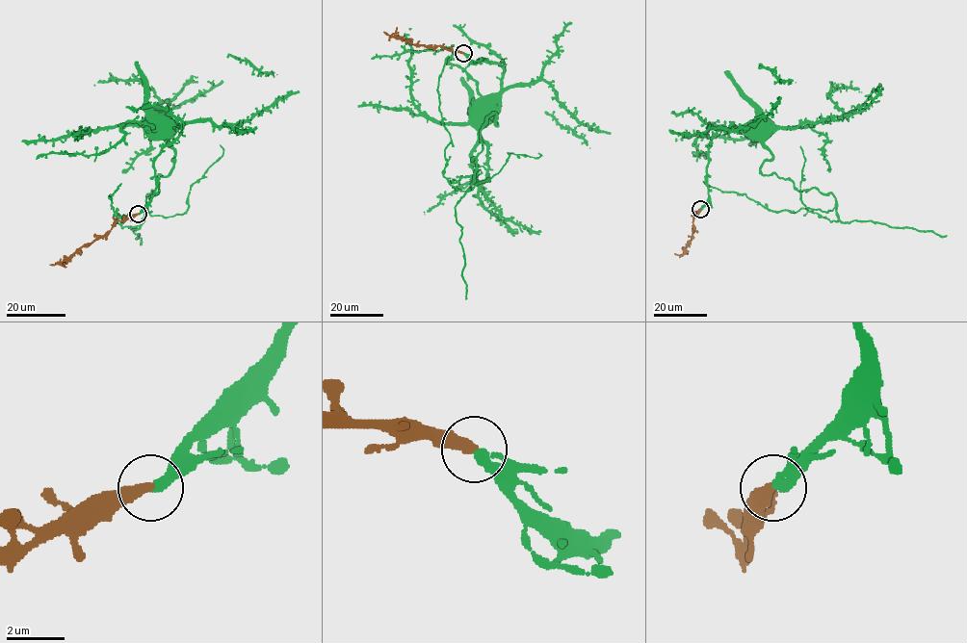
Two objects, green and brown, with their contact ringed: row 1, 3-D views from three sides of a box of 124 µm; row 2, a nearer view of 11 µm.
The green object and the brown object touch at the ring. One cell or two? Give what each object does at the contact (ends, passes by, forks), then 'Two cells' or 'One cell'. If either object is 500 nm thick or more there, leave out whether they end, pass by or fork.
At the ring green ends. At the ring brown ends. One cell

